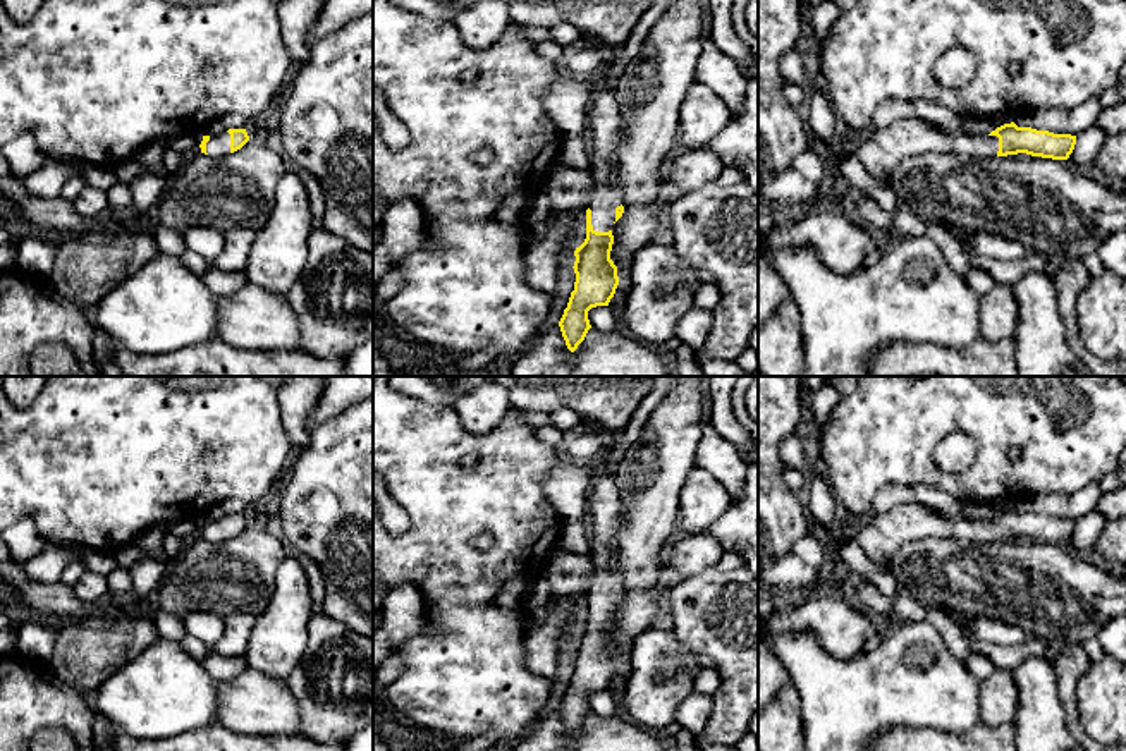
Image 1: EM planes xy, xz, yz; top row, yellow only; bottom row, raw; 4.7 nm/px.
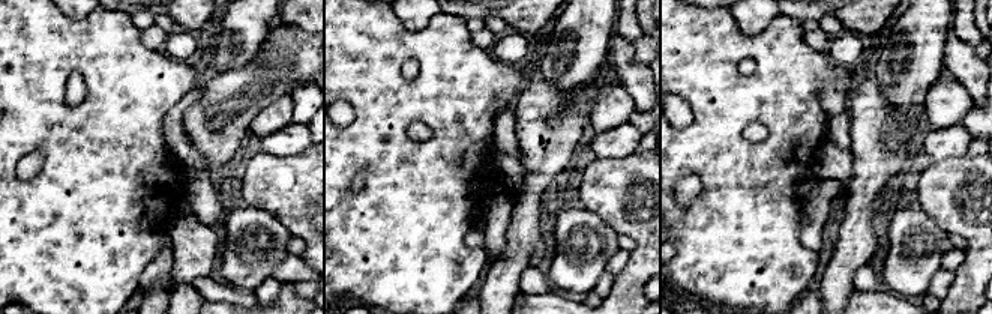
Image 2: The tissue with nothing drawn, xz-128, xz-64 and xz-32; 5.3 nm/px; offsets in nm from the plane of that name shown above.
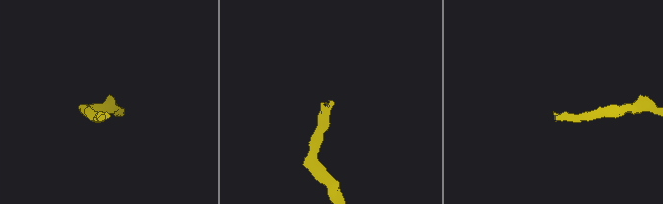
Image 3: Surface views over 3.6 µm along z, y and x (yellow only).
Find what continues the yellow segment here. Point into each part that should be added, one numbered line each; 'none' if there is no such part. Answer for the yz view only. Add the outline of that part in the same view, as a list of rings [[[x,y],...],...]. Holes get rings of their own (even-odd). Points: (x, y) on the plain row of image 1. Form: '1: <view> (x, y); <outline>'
1: yz (887, 531); [[[903,504],[877,512],[868,522],[853,528],[860,546],[884,572],[890,572],[892,555],[908,541],[921,538],[956,538],[961,541],[994,541],[997,521],[976,521],[970,516],[944,517],[920,504]]]

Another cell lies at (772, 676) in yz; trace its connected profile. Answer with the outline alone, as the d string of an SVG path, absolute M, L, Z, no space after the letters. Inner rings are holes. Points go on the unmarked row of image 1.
M758 641L758 713L787 684L791 677L786 667L772 653L768 641Z

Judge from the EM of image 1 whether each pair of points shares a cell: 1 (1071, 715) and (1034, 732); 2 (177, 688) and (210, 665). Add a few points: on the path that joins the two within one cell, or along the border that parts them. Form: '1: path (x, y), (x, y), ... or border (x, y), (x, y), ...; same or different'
1: border (1056, 679), (1063, 722), (1070, 732); different
2: border (200, 662), (219, 681); different

